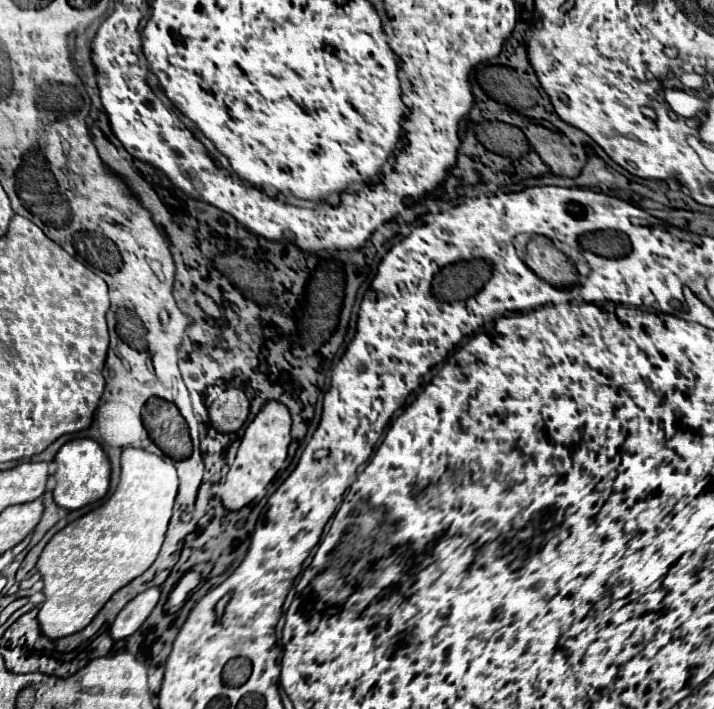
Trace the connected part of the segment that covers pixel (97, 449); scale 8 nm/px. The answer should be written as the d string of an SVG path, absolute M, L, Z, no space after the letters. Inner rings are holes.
M73 439L69 443L65 443L59 453L55 455L55 463L57 463L57 473L55 473L55 503L63 509L75 511L81 509L89 503L95 503L99 499L105 497L105 493L109 491L109 475L111 475L111 465L109 459L103 451L103 447L95 441L95 439Z

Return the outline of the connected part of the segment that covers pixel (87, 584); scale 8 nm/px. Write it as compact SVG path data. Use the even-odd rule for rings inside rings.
M125 449L121 481L113 497L99 509L79 517L59 531L43 549L37 571L43 579L45 603L39 609L39 629L49 639L61 639L85 629L121 587L143 575L163 545L177 495L177 471L165 457L145 449Z

